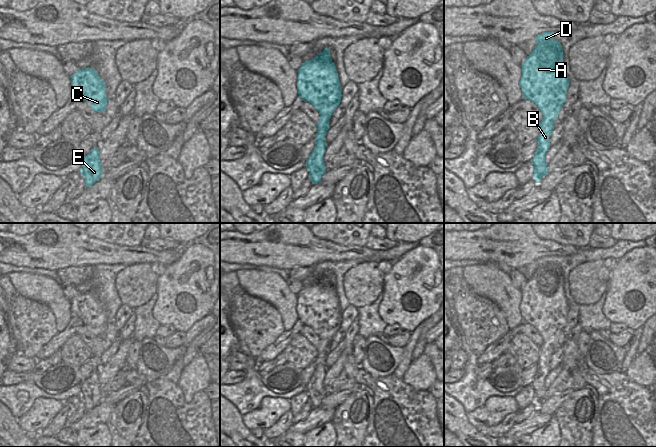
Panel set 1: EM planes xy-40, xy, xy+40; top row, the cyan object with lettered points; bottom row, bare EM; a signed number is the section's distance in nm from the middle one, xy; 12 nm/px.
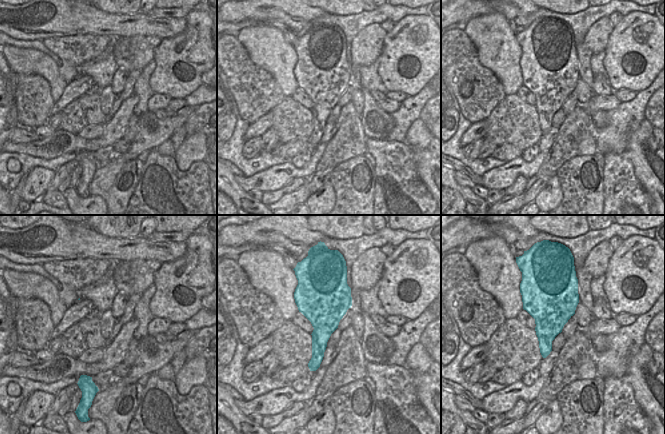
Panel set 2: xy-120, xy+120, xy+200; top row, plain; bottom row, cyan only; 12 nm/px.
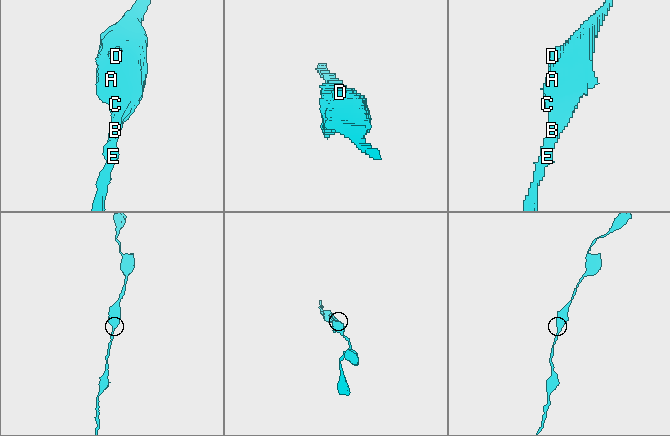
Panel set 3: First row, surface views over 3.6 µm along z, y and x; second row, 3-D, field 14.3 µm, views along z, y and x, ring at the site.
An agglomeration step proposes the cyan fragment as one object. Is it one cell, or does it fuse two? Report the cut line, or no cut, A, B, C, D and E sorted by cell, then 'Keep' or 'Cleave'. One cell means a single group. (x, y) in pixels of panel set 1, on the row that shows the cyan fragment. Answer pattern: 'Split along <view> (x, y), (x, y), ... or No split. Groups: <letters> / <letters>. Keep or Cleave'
No split. Groups: A B C D E. Keep.

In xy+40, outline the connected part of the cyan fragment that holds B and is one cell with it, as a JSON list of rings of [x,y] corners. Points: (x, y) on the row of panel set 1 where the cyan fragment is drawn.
[[[543,32],[534,37],[537,43],[521,65],[522,76],[519,81],[523,97],[535,103],[543,115],[539,123],[537,149],[531,160],[534,165],[533,179],[537,183],[548,174],[545,154],[550,148],[554,121],[566,101],[569,87],[563,65],[563,49],[553,38],[553,33]]]

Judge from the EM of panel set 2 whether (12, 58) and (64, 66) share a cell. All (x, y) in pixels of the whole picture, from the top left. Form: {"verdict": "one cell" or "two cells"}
{"verdict": "two cells"}

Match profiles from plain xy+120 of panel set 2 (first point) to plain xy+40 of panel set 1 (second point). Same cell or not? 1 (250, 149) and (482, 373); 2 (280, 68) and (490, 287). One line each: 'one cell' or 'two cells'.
1: one cell
2: one cell

